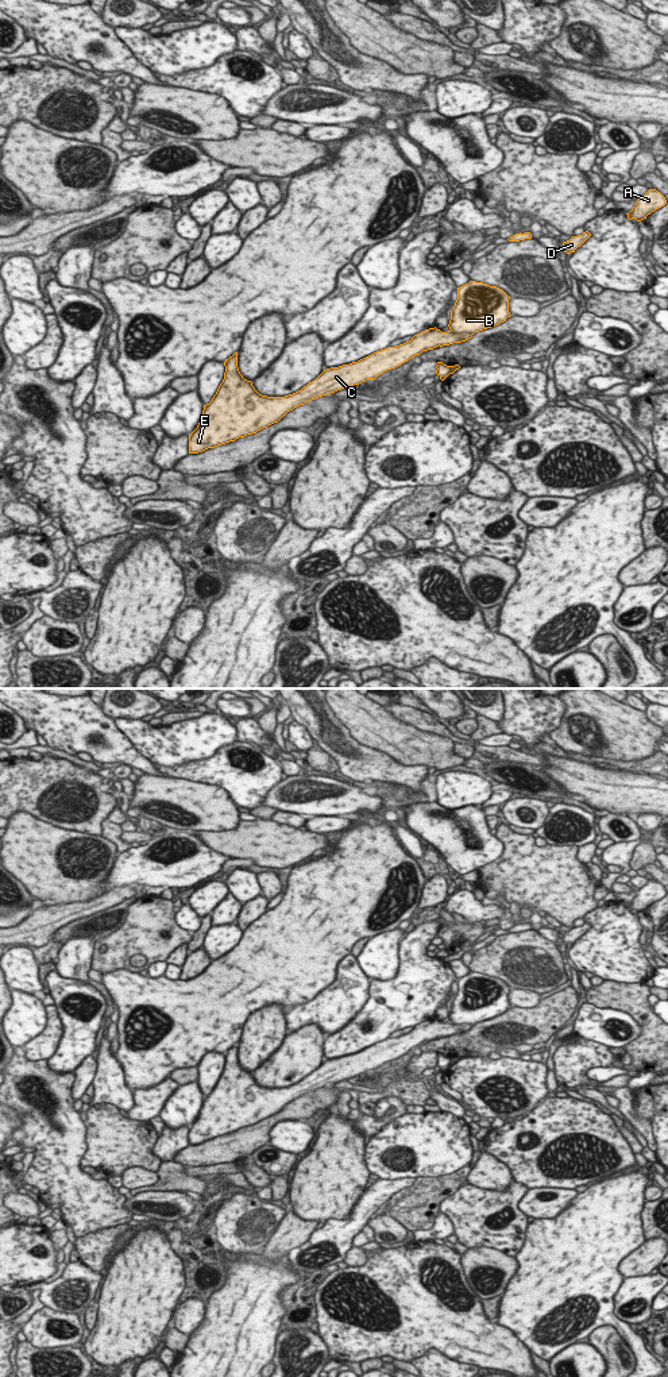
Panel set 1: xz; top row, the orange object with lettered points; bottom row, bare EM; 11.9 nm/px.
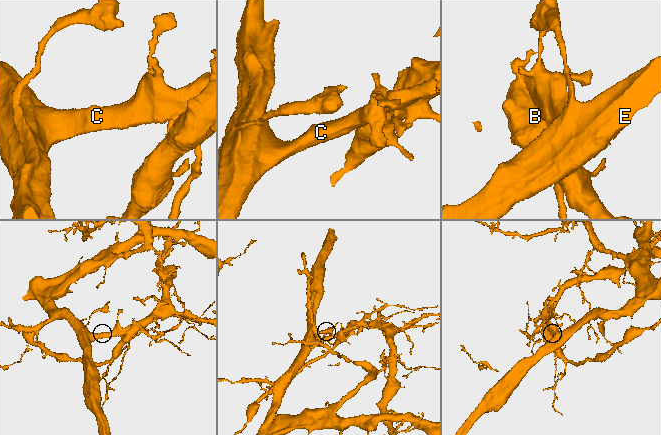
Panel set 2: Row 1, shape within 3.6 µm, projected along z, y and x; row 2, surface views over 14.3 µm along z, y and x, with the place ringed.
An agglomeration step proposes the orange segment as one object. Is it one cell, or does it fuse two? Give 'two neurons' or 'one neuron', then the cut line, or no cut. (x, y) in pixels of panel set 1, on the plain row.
two neurons | xz (450, 1022), (472, 1025)

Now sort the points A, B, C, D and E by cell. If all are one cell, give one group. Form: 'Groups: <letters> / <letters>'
Groups: A C D E / B.

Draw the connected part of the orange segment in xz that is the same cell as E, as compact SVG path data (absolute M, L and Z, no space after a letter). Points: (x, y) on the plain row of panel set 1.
M429 1019L409 1033L377 1042L358 1053L324 1061L301 1081L285 1088L259 1085L251 1072L243 1069L238 1058L238 1044L225 1050L224 1071L212 1092L204 1096L197 1119L189 1126L189 1145L235 1133L278 1114L287 1103L318 1088L335 1084L367 1071L375 1071L422 1042L462 1034L474 1025L452 1025Z

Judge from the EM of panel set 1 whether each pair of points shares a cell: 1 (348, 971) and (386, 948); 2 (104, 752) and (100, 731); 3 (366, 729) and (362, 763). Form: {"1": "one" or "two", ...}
{"1": "two", "2": "one", "3": "two"}

